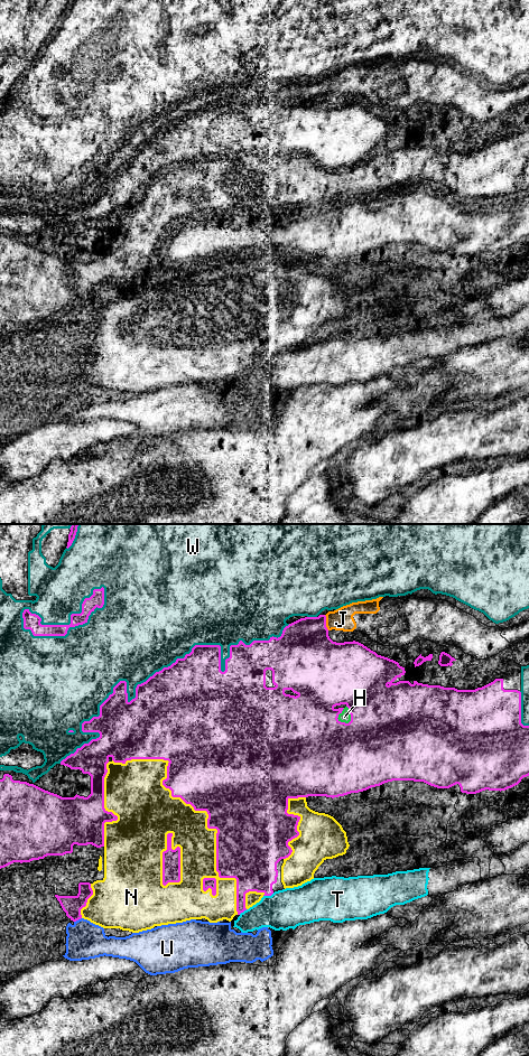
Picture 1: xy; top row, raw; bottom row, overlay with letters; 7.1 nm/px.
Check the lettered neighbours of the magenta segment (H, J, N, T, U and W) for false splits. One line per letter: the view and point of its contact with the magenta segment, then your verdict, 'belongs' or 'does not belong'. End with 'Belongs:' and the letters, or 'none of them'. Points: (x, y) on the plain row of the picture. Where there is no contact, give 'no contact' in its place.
H: meets magenta in xy at (351, 178); does not belong
J: meets magenta in xy at (325, 85); does not belong
N: meets magenta in xy at (204, 272); does not belong
T: meets magenta in xy at (268, 357); does not belong
U: meets magenta in xy at (77, 382); does not belong
W: meets magenta in xy at (157, 134); does not belong
Belongs: none of them

